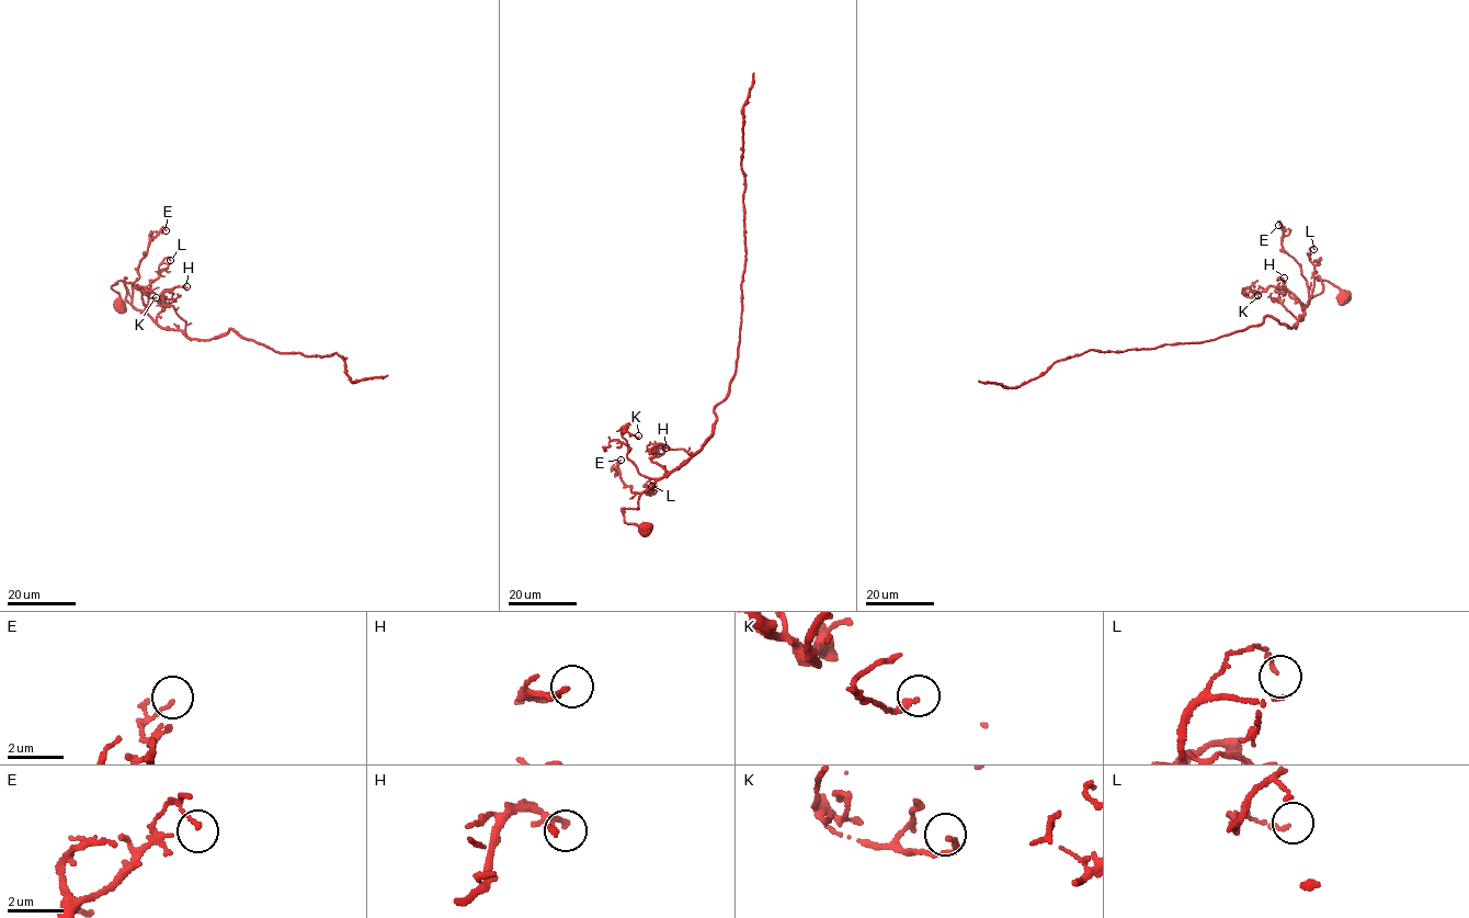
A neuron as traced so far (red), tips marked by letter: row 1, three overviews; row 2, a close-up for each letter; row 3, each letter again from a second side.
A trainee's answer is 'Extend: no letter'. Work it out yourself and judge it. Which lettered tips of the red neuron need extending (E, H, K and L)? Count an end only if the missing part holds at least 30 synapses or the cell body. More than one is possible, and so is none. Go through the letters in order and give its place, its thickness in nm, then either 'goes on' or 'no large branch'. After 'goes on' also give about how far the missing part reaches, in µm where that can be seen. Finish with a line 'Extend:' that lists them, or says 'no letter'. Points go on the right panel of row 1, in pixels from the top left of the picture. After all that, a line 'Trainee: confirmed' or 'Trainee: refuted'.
E: at (1278, 225); 130 nm thick; no large branch
H: at (1284, 278); 140 nm thick; no large branch
K: at (1257, 295); 200 nm thick; no large branch
L: at (1313, 249); 140 nm thick; no large branch
Extend: no letter
Trainee: confirmed

